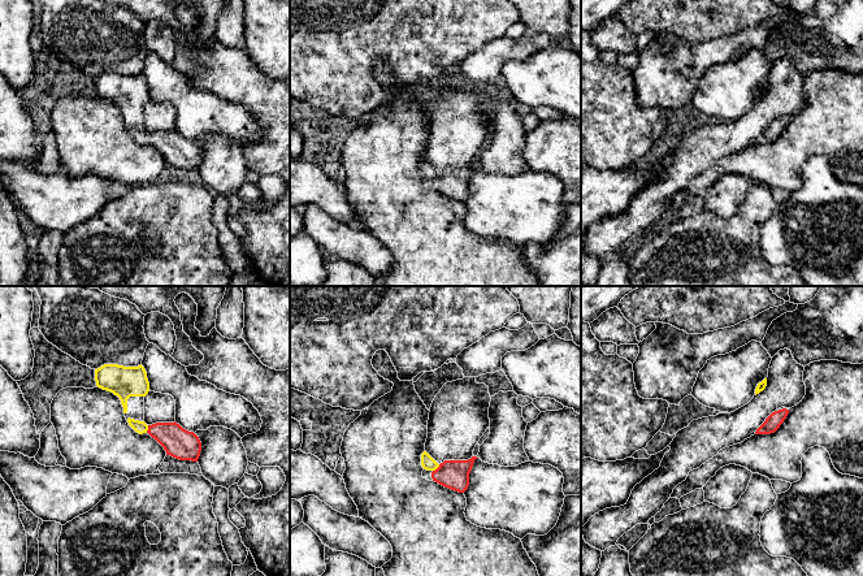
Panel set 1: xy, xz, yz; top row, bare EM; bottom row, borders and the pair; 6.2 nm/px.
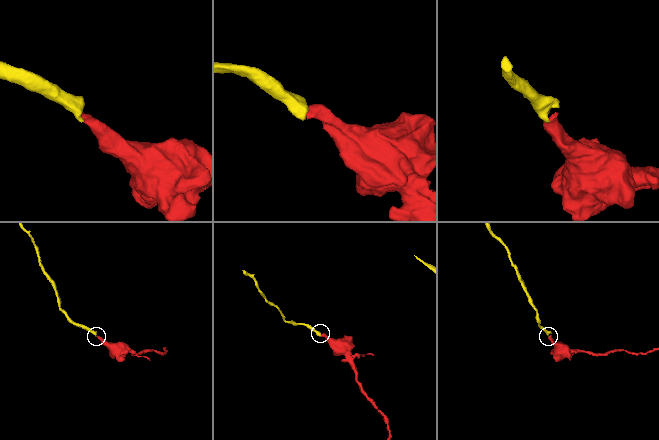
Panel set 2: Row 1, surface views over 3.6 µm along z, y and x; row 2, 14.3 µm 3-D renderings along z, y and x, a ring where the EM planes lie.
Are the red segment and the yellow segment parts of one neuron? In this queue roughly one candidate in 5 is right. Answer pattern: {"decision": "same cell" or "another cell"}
{"decision": "same cell"}

